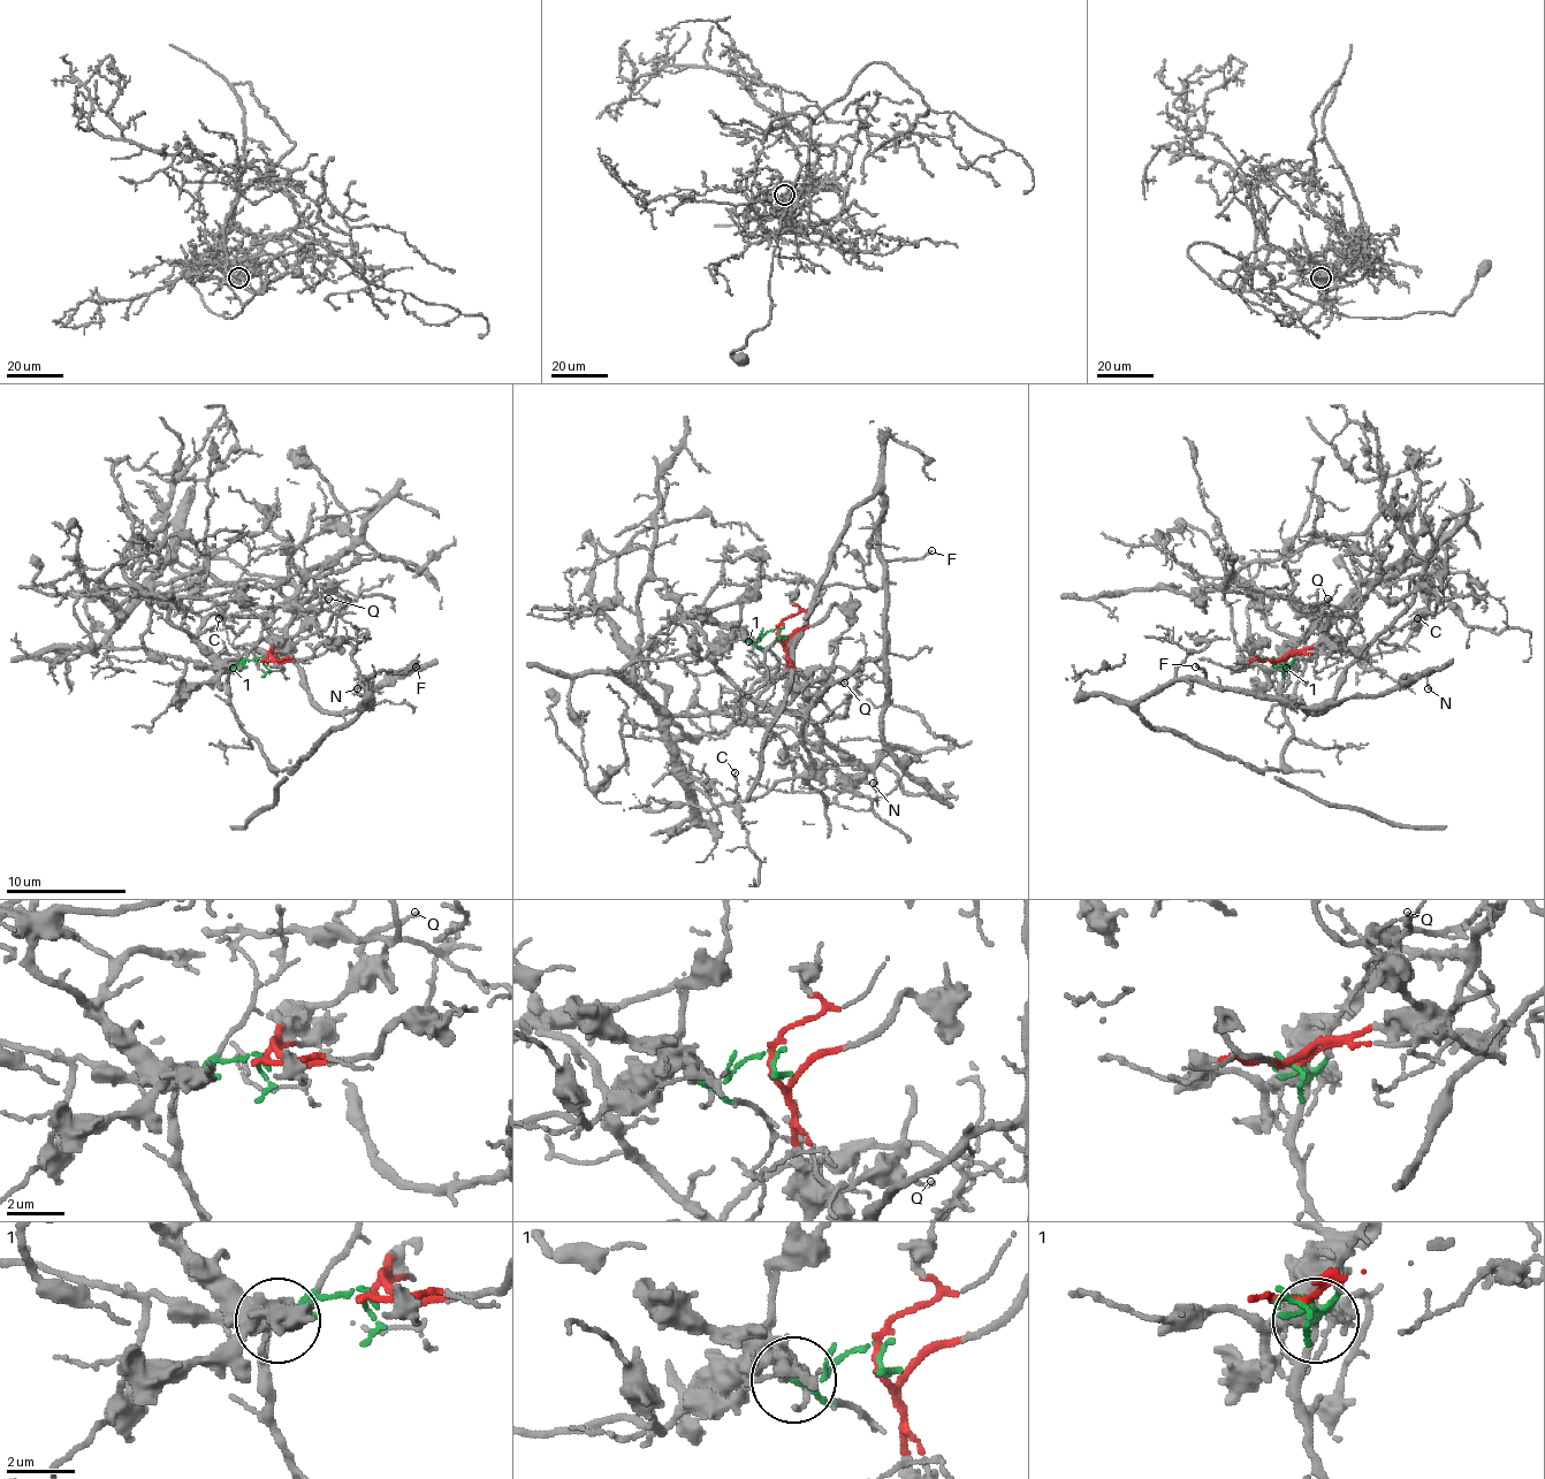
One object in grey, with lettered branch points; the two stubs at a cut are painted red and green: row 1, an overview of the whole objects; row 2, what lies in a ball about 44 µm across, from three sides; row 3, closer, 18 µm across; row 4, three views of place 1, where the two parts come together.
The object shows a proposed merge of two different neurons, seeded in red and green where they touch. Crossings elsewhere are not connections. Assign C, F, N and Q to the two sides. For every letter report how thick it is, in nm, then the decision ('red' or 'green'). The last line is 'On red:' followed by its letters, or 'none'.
C: 120 nm | red
F: 140 nm | green
N: 100 nm | green
Q: 140 nm | red
On red: C, Q

